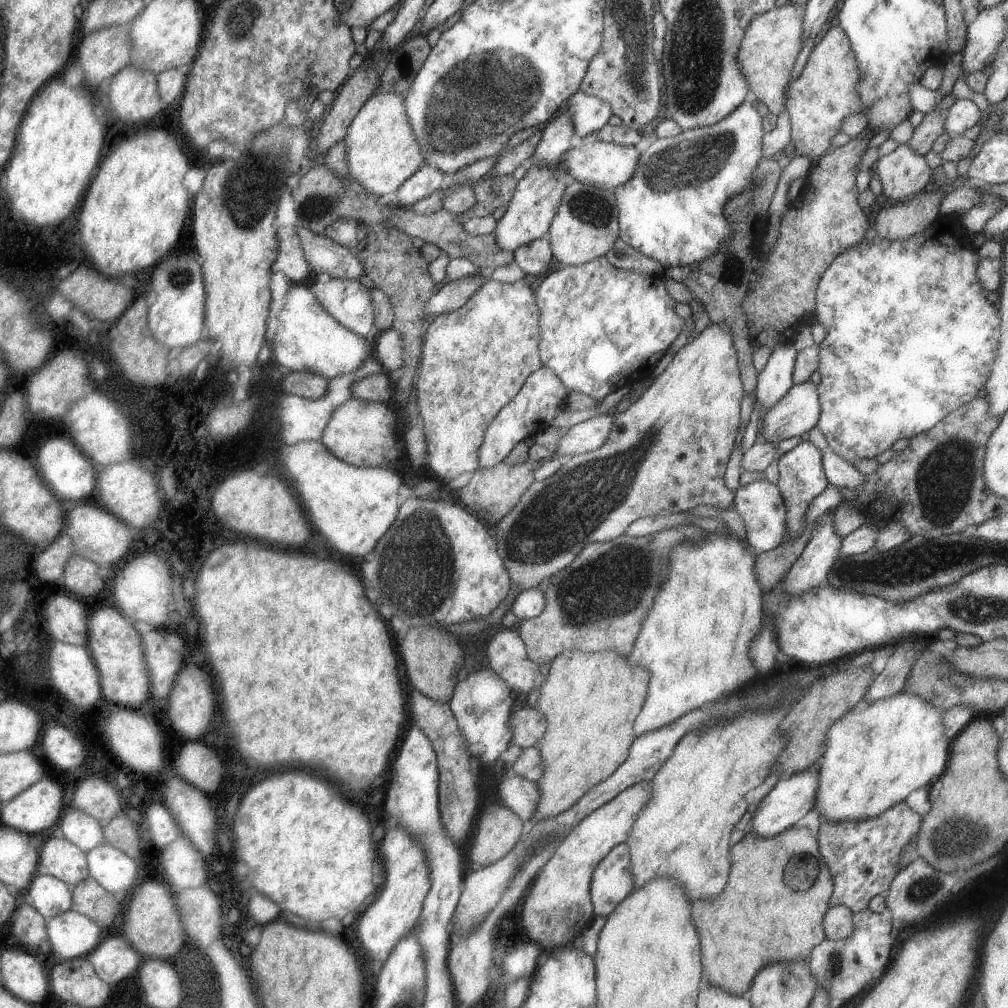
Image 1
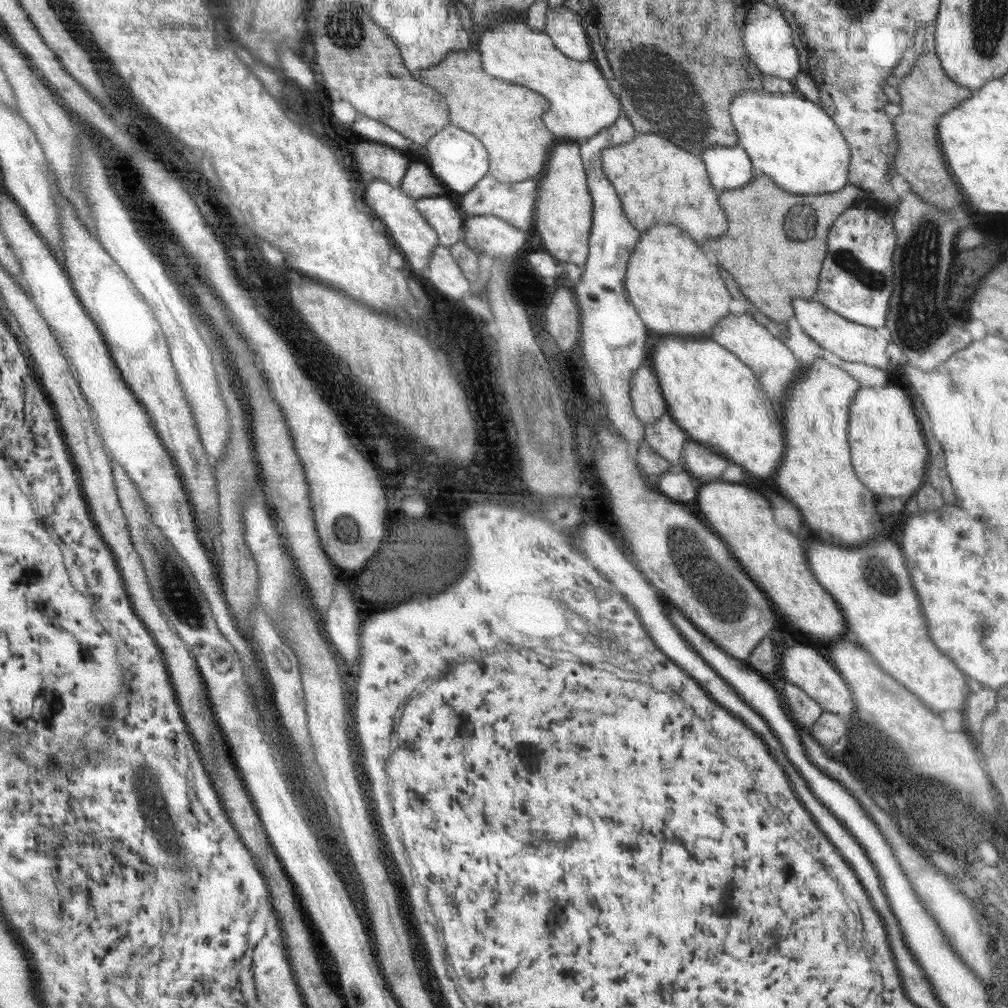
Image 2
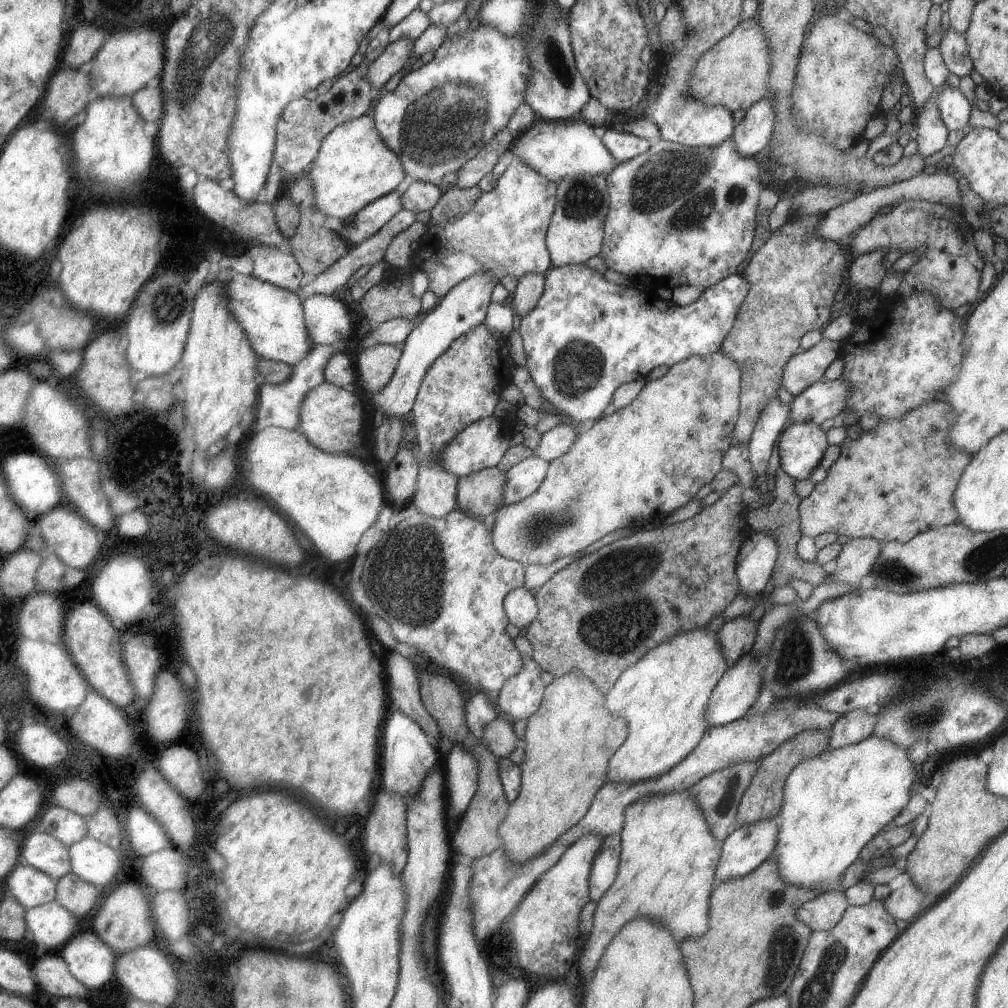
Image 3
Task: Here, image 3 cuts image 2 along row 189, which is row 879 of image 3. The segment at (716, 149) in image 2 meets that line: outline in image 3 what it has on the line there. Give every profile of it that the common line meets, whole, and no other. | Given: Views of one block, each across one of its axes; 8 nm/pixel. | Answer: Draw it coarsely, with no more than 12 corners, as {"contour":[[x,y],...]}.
{"contour":[[768,818],[738,827],[722,842],[717,882],[742,878],[779,840]]}

